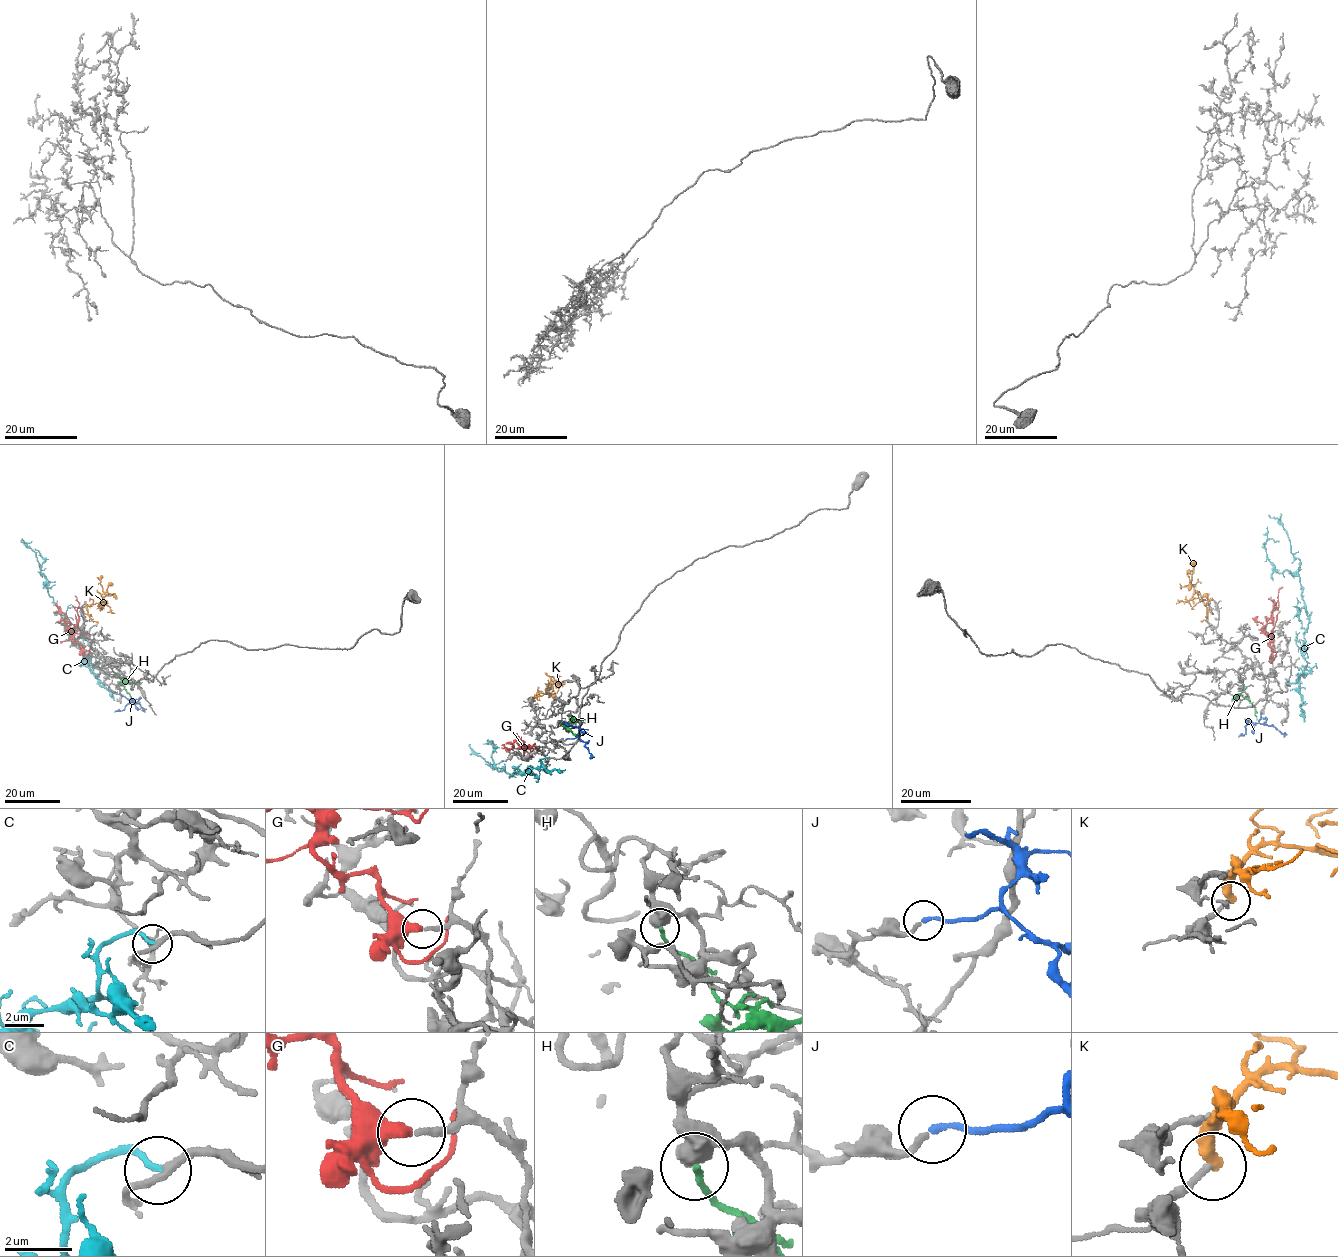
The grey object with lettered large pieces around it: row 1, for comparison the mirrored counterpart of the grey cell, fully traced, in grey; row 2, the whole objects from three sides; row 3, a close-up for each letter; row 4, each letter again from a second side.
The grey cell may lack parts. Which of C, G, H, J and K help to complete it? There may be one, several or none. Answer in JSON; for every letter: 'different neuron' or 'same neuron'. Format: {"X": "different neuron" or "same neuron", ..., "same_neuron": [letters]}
{"C": "same neuron", "G": "same neuron", "H": "different neuron", "J": "same neuron", "K": "different neuron", "same_neuron": ["C", "G", "J"]}

